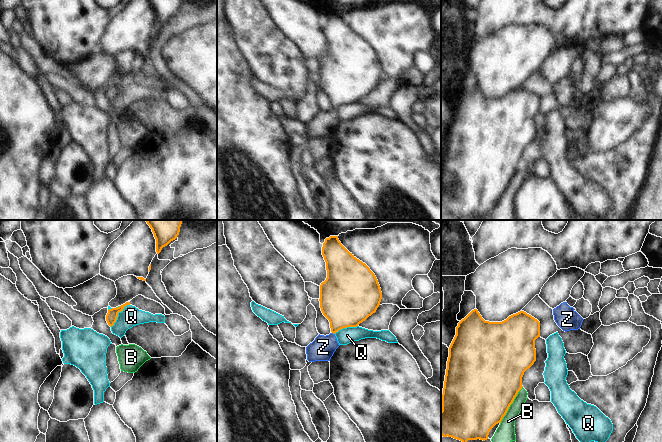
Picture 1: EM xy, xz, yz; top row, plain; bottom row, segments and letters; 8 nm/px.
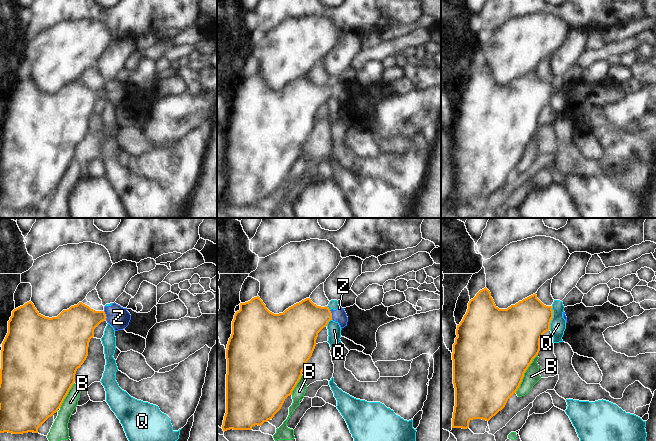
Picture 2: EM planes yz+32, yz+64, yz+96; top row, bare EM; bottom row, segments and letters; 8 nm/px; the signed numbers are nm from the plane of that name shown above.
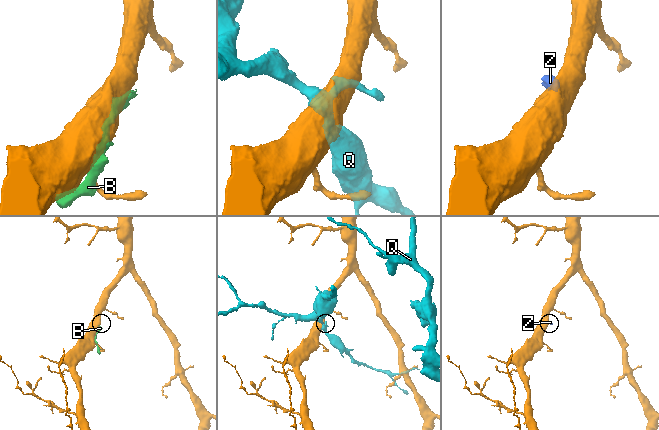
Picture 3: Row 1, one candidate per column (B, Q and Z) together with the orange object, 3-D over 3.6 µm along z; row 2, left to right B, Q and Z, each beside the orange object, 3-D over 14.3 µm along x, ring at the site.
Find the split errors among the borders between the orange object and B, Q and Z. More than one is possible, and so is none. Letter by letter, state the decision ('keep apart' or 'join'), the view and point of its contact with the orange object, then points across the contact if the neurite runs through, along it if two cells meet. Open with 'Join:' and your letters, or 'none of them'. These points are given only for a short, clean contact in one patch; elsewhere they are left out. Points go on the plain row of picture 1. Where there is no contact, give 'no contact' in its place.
Join: Z
B: keep apart; meets orange in yz at (510, 180)
Q: keep apart; meets orange in xy at (117, 91)
Z: join; meets orange in xz at (333, 109); runs through xz (344, 80), (333, 109), (331, 115), (323, 123)

